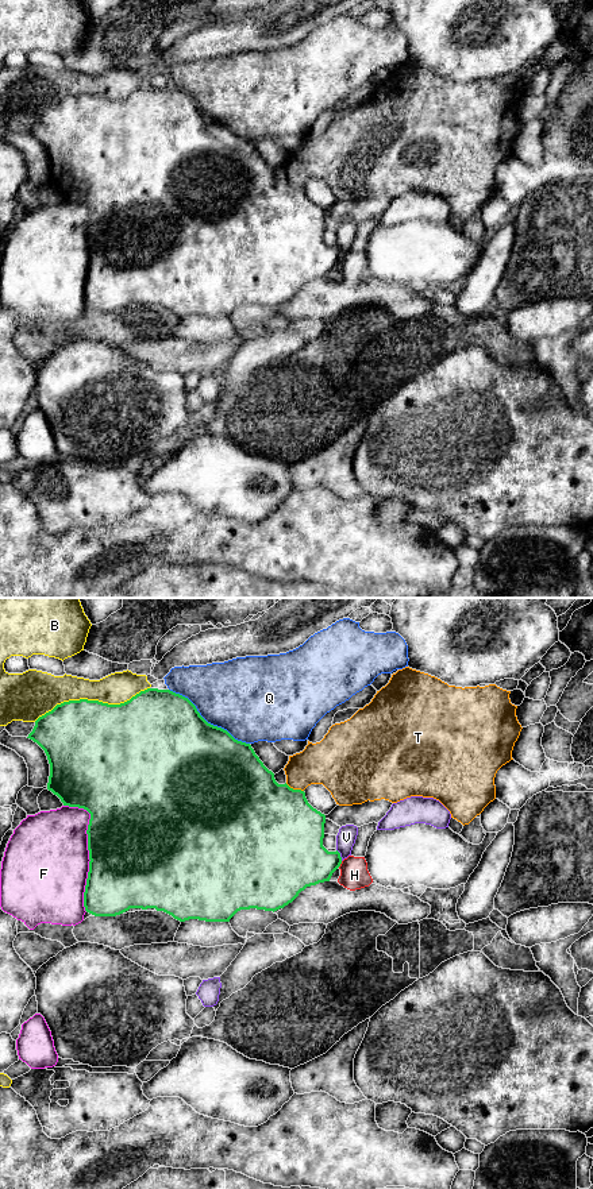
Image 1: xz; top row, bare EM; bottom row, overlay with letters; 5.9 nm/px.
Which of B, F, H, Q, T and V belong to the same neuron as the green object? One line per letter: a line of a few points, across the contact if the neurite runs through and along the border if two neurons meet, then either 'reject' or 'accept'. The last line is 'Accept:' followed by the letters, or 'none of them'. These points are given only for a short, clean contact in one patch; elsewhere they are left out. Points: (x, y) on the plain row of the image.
B: reject
F: reject
H: line xz (342, 257), (338, 262); reject
Q: reject
T: line xz (285, 178), (303, 186); reject
V: reject
Accept: none of them

